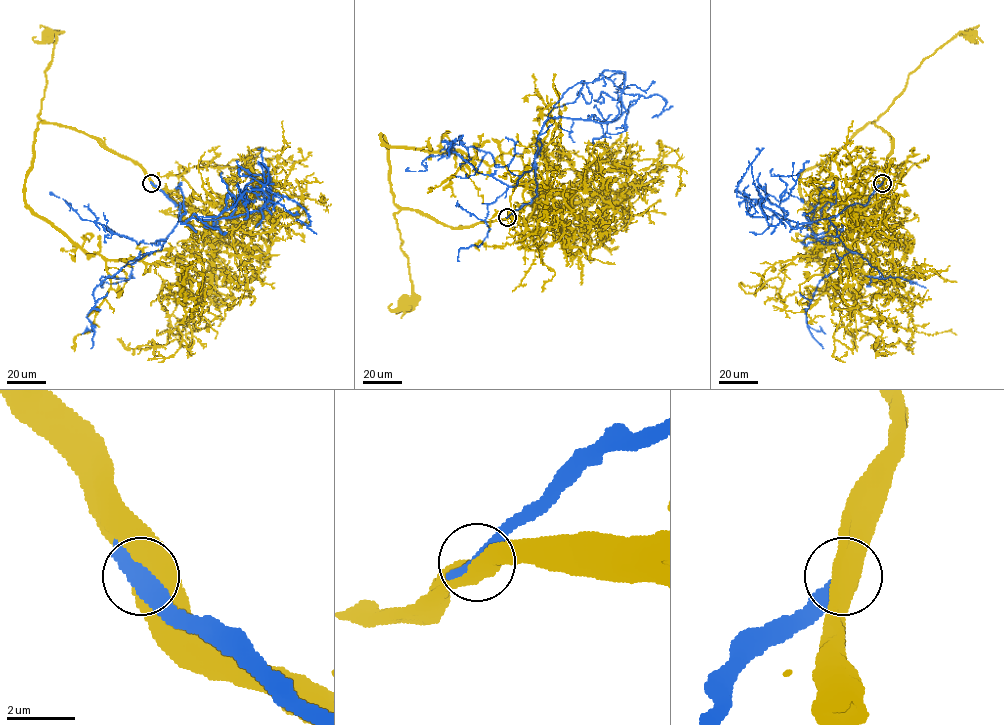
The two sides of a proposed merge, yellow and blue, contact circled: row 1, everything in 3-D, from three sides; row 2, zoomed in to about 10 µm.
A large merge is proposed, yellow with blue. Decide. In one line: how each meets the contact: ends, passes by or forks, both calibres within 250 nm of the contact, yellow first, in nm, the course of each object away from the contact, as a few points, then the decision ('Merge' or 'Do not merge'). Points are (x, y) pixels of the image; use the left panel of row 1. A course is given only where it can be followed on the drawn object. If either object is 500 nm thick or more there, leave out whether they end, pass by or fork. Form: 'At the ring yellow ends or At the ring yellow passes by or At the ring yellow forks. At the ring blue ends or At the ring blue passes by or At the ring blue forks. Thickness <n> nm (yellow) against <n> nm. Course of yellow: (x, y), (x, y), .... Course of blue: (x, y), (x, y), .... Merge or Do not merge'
Thickness 650 nm (yellow) against 360 nm. Course of yellow: (152, 183), (139, 165), (100, 139), (38, 116), (56, 41), (56, 33), (48, 33). Course of blue: (151, 183), (180, 203), (184, 223), (280, 199), (270, 201), (263, 176), (238, 168). Do not merge

